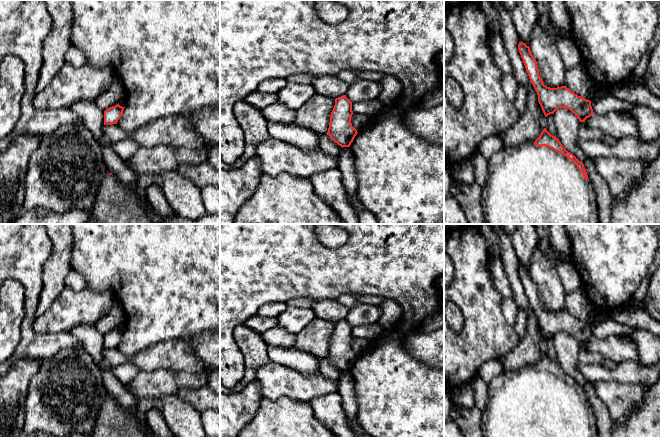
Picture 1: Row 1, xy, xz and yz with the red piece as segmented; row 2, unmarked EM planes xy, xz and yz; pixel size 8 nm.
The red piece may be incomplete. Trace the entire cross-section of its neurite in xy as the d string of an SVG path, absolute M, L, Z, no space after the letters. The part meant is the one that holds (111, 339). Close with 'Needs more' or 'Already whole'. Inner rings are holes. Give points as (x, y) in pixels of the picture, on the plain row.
M79 324L68 333L82 343L84 350L92 357L94 363L100 368L100 361L104 349L117 348L125 331L112 330L105 335L101 334L95 326Z. Needs more

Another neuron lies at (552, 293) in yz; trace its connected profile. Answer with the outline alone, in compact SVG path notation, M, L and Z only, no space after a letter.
M535 247L529 266L539 299L544 309L550 312L565 310L566 289L562 284L553 260Z

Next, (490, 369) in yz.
M489 359L484 362L478 371L478 376L489 384L495 377L504 372L501 359Z

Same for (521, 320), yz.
M518 308L514 328L519 339L521 339L526 334L526 324L527 324L527 314L521 308Z

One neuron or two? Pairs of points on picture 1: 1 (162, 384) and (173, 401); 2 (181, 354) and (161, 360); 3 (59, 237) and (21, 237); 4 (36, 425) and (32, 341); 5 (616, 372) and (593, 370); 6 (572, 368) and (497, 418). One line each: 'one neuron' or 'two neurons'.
1: two neurons
2: one neuron
3: two neurons
4: two neurons
5: one neuron
6: two neurons

